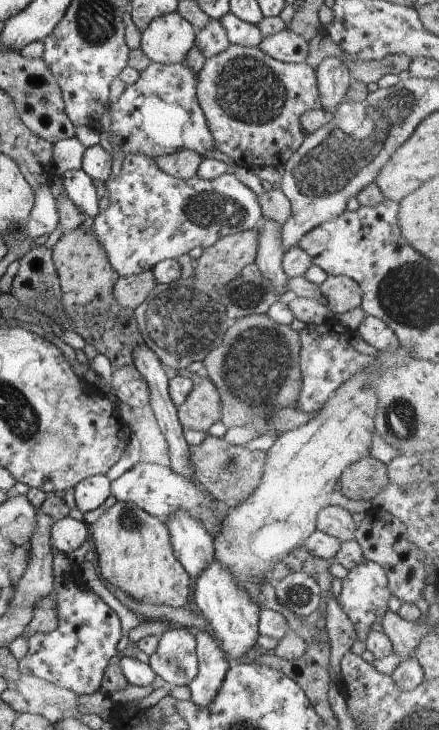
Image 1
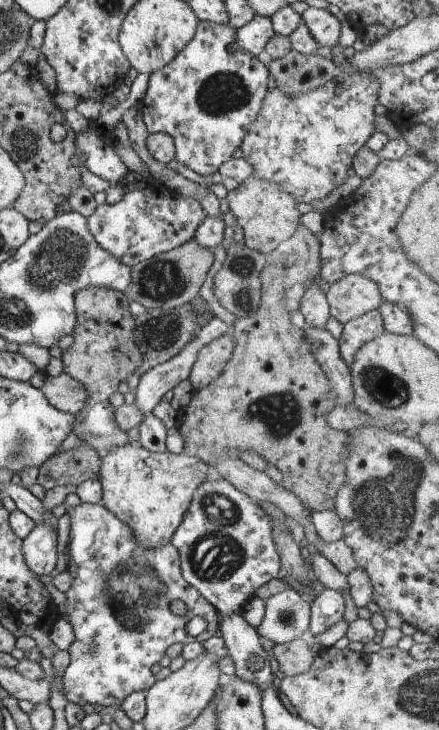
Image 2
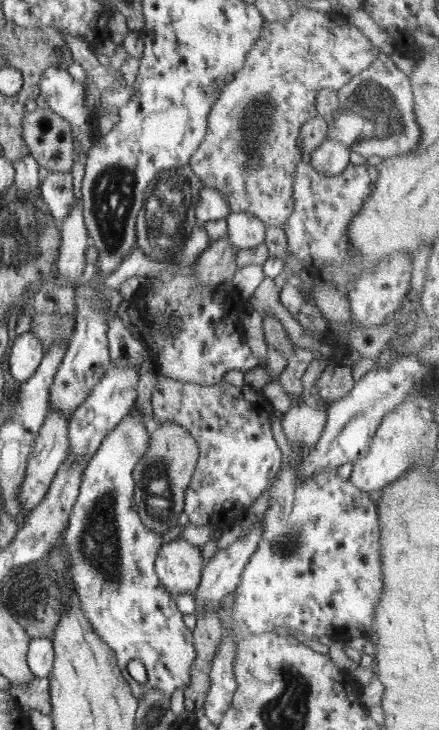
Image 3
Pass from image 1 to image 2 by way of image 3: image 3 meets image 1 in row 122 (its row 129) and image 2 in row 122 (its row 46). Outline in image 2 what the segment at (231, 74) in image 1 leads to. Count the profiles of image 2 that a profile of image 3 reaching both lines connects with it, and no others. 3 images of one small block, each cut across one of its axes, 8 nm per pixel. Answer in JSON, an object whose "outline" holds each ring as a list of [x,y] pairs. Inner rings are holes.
{"outline":[[[343,69],[320,88],[294,96],[285,95],[276,84],[271,83],[257,119],[250,125],[239,146],[242,158],[253,168],[251,177],[278,185],[298,203],[310,204],[313,200],[326,198],[347,179],[348,166],[353,164],[357,152],[375,132],[374,107],[379,104],[377,94],[380,89],[380,81],[374,75],[360,71],[348,74]]]}

